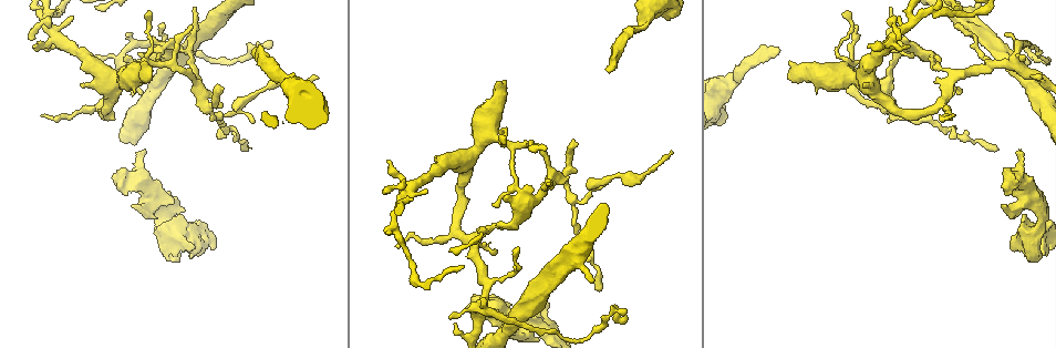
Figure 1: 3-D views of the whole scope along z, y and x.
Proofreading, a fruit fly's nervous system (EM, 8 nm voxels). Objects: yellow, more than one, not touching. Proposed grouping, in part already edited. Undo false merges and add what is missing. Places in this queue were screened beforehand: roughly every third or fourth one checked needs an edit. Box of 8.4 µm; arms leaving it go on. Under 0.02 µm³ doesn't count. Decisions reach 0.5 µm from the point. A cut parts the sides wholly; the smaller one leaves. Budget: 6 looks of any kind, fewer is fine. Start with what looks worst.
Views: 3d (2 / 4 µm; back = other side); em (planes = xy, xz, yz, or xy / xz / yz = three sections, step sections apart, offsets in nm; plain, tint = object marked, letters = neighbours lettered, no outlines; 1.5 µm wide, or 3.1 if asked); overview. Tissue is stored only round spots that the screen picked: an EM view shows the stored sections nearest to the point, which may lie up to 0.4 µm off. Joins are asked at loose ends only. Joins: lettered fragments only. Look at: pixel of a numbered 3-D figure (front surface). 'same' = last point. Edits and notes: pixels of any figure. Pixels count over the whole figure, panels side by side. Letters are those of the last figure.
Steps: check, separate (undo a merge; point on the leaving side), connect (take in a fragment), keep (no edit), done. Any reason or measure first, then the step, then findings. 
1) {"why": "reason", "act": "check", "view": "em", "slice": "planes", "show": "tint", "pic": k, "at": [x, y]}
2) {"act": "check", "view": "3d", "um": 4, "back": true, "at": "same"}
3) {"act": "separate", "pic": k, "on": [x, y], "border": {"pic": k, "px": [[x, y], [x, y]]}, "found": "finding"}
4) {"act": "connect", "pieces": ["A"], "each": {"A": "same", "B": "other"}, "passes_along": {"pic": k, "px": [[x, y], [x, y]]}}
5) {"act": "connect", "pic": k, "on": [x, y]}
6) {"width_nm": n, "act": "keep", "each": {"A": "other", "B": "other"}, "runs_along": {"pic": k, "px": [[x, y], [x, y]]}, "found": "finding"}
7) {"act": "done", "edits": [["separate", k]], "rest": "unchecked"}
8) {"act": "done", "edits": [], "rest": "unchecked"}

{"why": "long arm stops here", "act": "check", "view": "3d", "um": 2, "pic": 1, "at": [251, 50]}

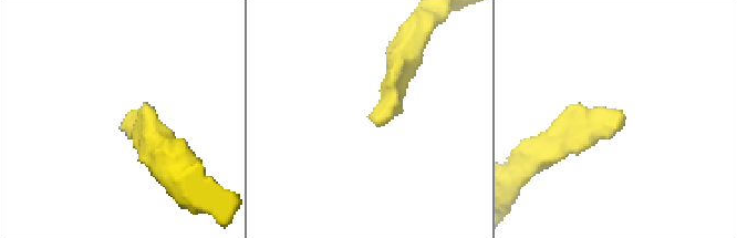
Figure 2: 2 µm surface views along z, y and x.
{"act": "check", "view": "em", "slice": "planes", "show": "letters", "pic": 2, "at": [619, 113]}

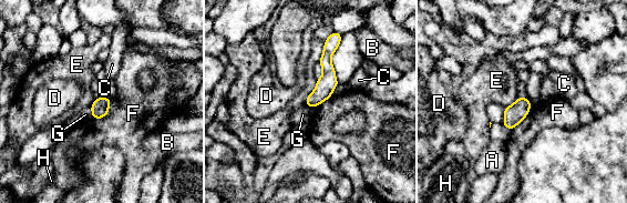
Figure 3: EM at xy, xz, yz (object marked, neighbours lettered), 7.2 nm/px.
{"act": "keep", "each": {"A": "other", "B": "other", "C": "other", "D": "other", "E": "other", "F": "other", "G": "other", "H": "other"}, "border": {"pic": 3, "px": [[317, 79], [316, 87], [305, 103]]}, "found": "none of them fits"}

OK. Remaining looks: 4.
{"why": "branch stops here", "act": "check", "view": "em", "slice": "planes", "show": "letters", "pic": 1, "at": [1027, 65]}

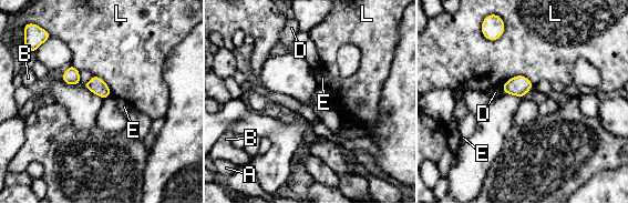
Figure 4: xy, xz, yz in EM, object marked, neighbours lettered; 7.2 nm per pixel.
{"width_nm": 120, "act": "keep", "each": {"A": "other", "B": "other", "D": "other", "E": "other", "L": "other"}, "border": {"pic": 4, "px": [[504, 23], [498, 38], [483, 37]]}, "found": "none of them fits"}

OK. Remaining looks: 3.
{"why": "branch stops here", "act": "check", "view": "em", "slice": "planes", "show": "letters", "pic": 1, "at": [850, 89]}

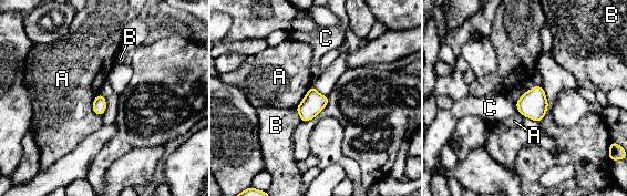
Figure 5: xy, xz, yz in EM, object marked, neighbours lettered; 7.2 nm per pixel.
{"act": "keep", "each": {"A": "other", "B": "other", "C": "other"}, "border": {"pic": 5, "px": [[100, 93], [92, 110], [101, 116]]}, "found": "none of them fits"}

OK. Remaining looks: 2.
{"act": "done", "edits": [], "rest": "unchecked"}

